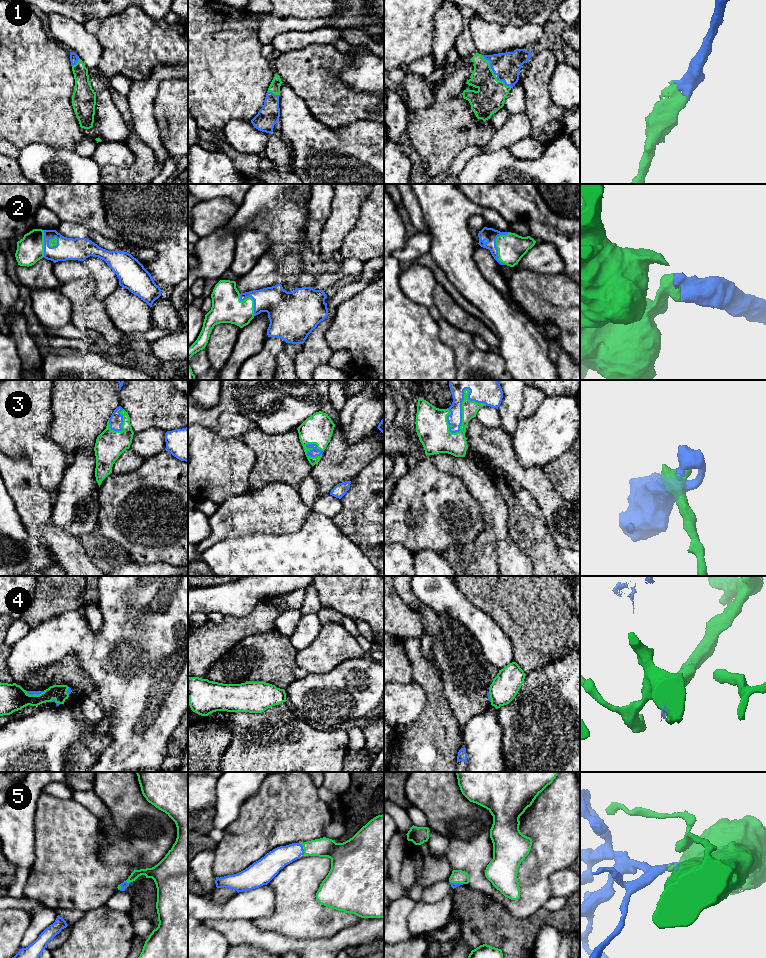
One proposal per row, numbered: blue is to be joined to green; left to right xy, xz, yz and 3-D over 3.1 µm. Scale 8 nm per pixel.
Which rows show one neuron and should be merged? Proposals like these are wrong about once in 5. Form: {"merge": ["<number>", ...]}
{"merge": ["1", "2", "3", "5"]}

